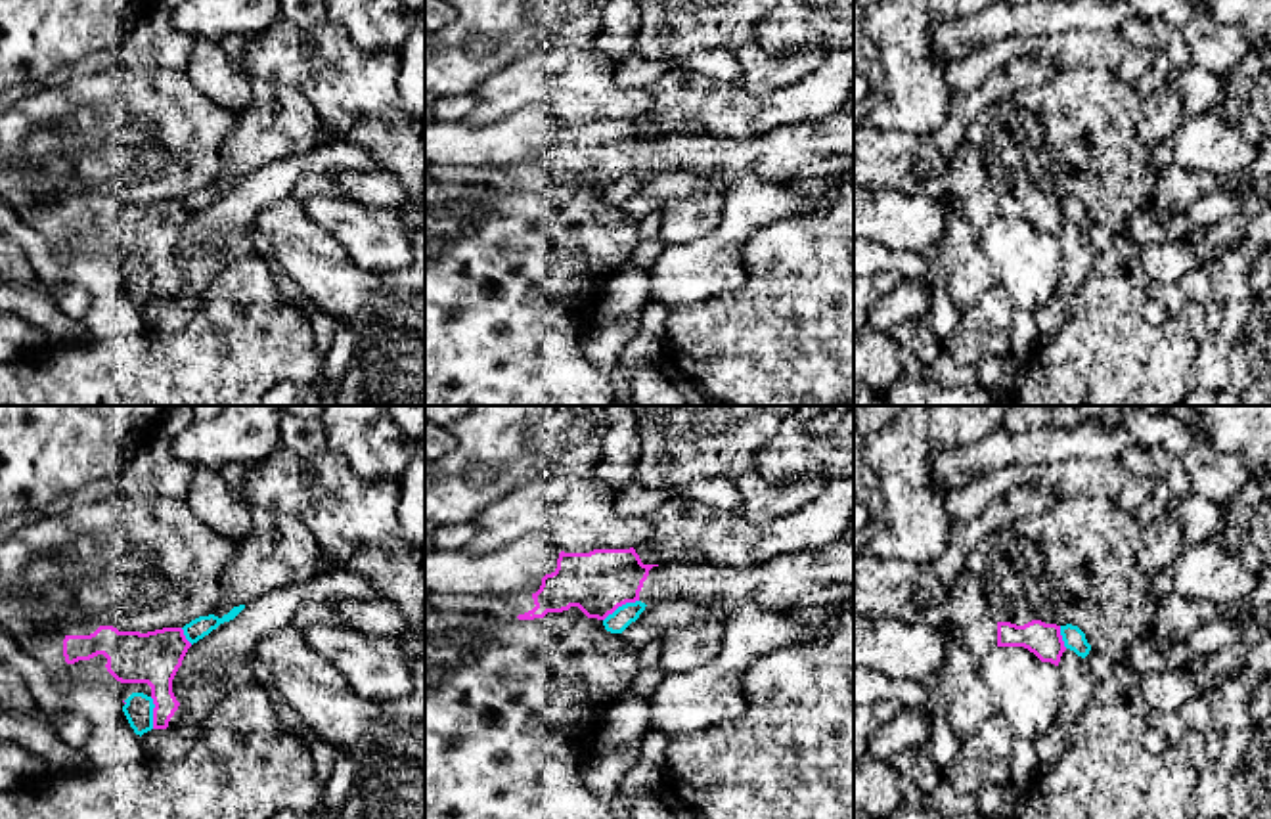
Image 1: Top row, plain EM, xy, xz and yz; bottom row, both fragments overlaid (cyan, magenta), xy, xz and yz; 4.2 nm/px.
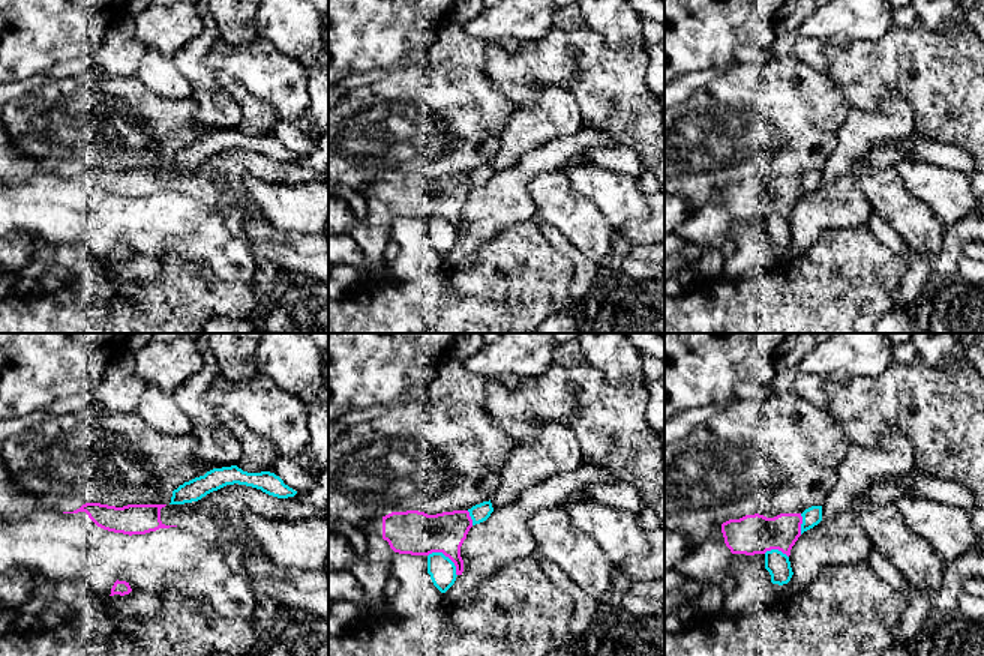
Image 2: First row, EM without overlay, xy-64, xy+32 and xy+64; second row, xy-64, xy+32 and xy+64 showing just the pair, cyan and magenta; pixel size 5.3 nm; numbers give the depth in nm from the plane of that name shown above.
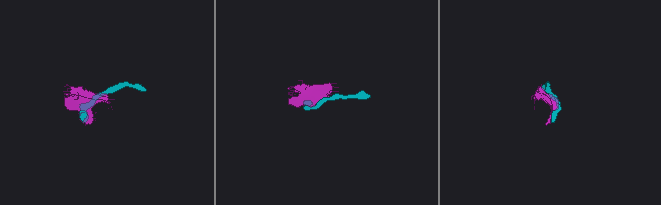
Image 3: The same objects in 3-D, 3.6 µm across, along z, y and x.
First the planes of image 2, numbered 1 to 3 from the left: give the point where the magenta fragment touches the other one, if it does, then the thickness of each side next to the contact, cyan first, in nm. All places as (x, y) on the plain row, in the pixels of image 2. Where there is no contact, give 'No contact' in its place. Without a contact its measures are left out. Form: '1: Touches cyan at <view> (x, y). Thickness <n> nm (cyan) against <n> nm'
1: No contact
2: Touches cyan at xy+32 (447, 221). Thickness 140 nm (cyan) against 240 nm
3: Touches cyan at xy+64 (776, 213). Thickness 130 nm (cyan) against 220 nm

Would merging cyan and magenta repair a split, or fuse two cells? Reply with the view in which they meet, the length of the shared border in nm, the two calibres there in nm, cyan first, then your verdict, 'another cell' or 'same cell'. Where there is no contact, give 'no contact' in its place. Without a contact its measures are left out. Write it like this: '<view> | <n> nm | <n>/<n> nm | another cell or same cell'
xz | 180 nm | 90/260 nm | another cell

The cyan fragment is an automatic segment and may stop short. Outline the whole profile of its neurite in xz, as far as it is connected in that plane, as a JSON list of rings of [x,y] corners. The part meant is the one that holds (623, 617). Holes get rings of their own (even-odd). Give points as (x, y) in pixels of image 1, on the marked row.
[[[641,601],[618,607],[603,620],[605,630],[620,633],[632,651],[637,651],[651,641],[658,641],[662,631],[639,620],[645,607],[647,605]]]

